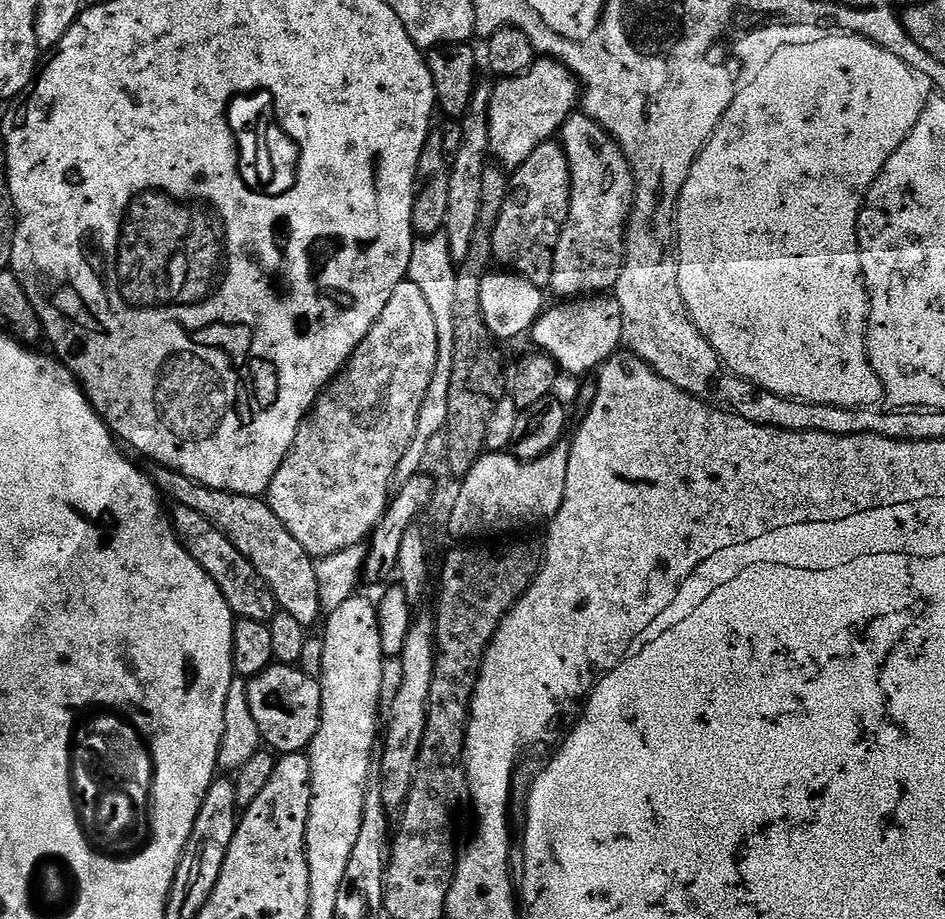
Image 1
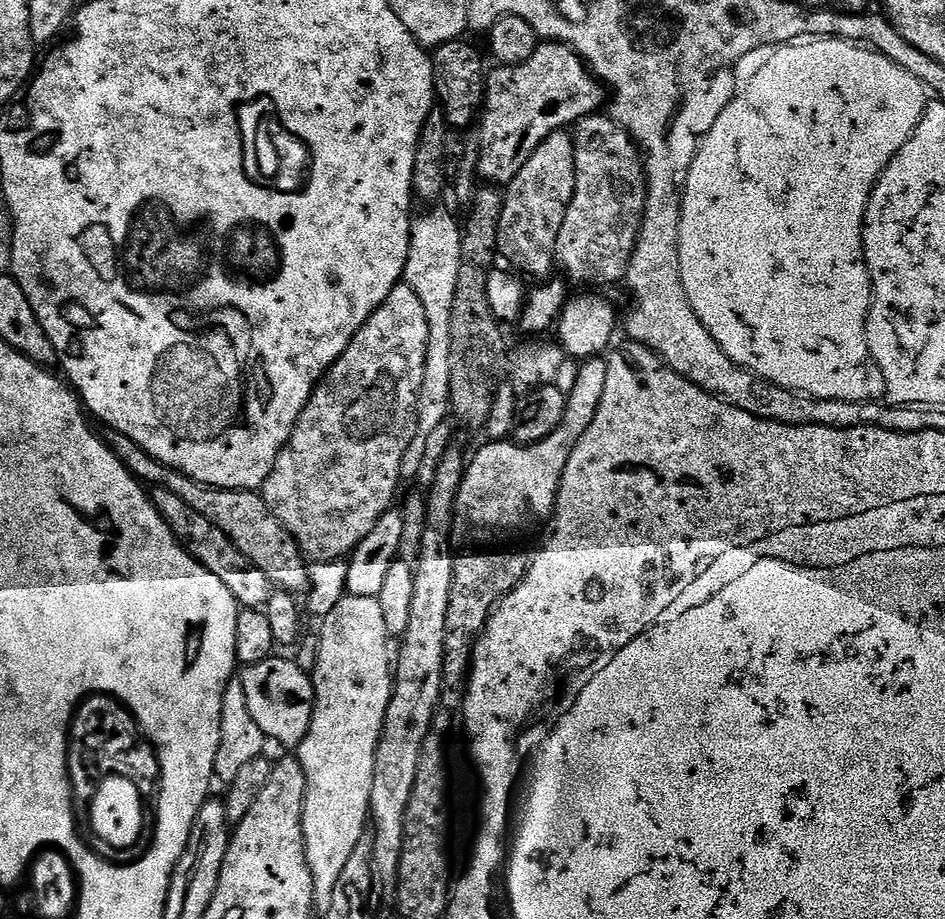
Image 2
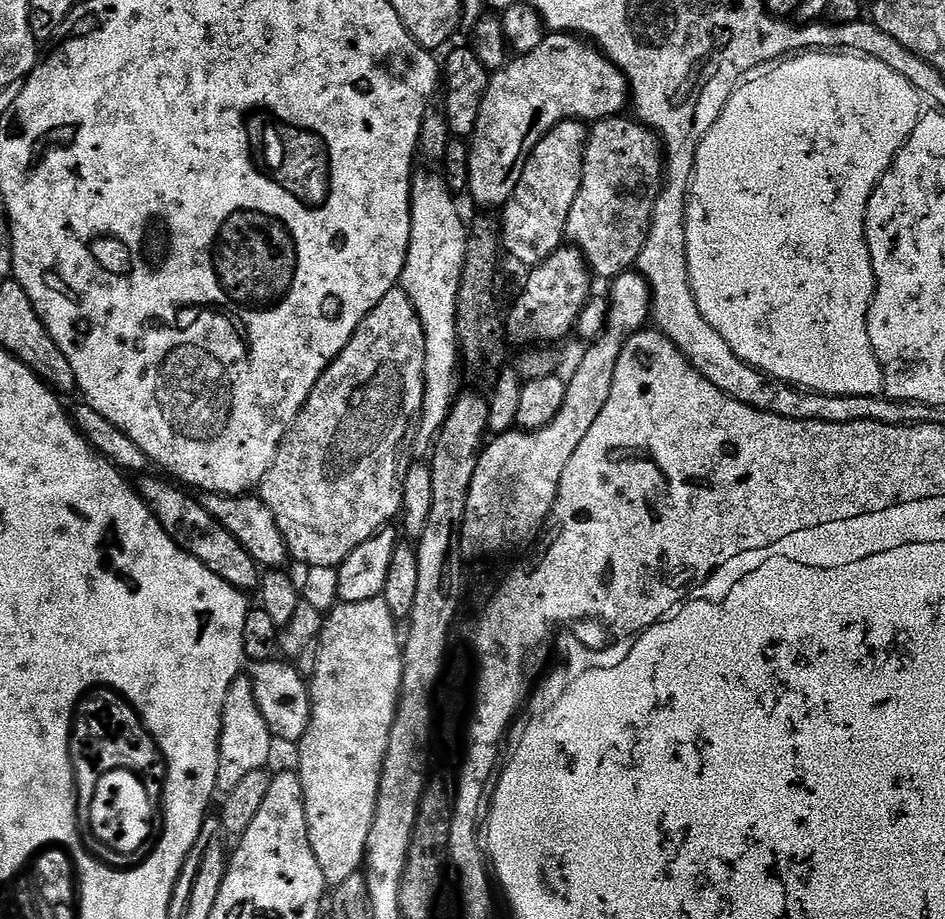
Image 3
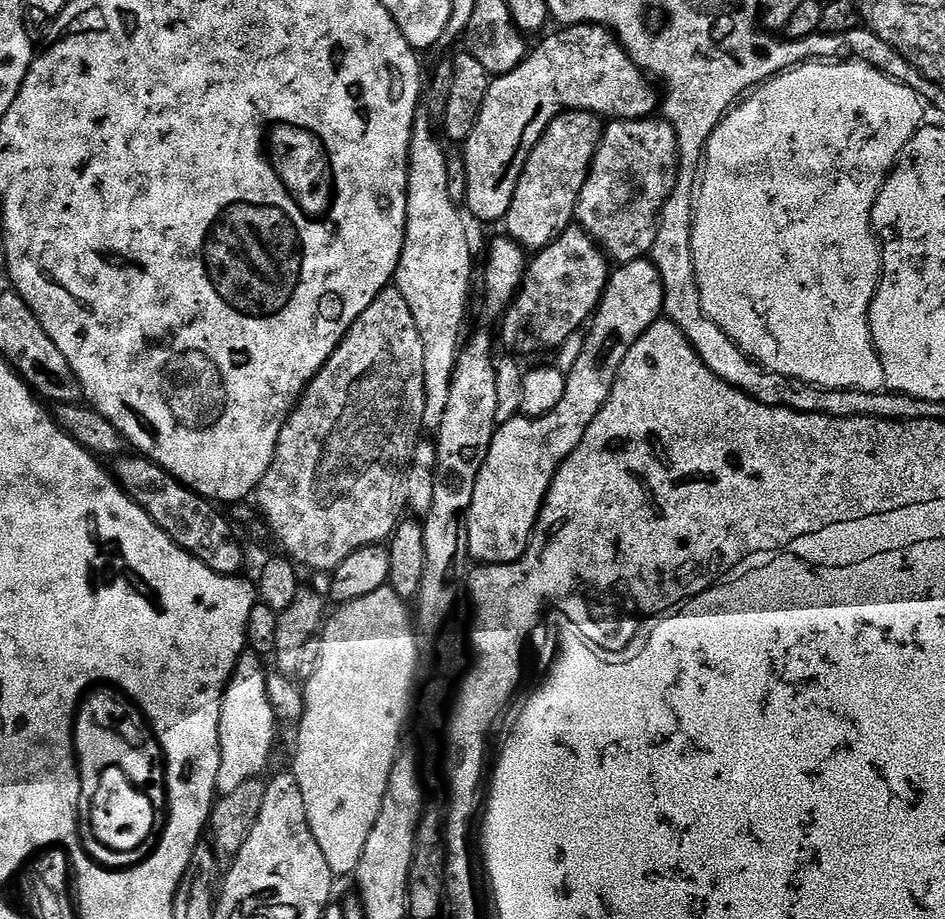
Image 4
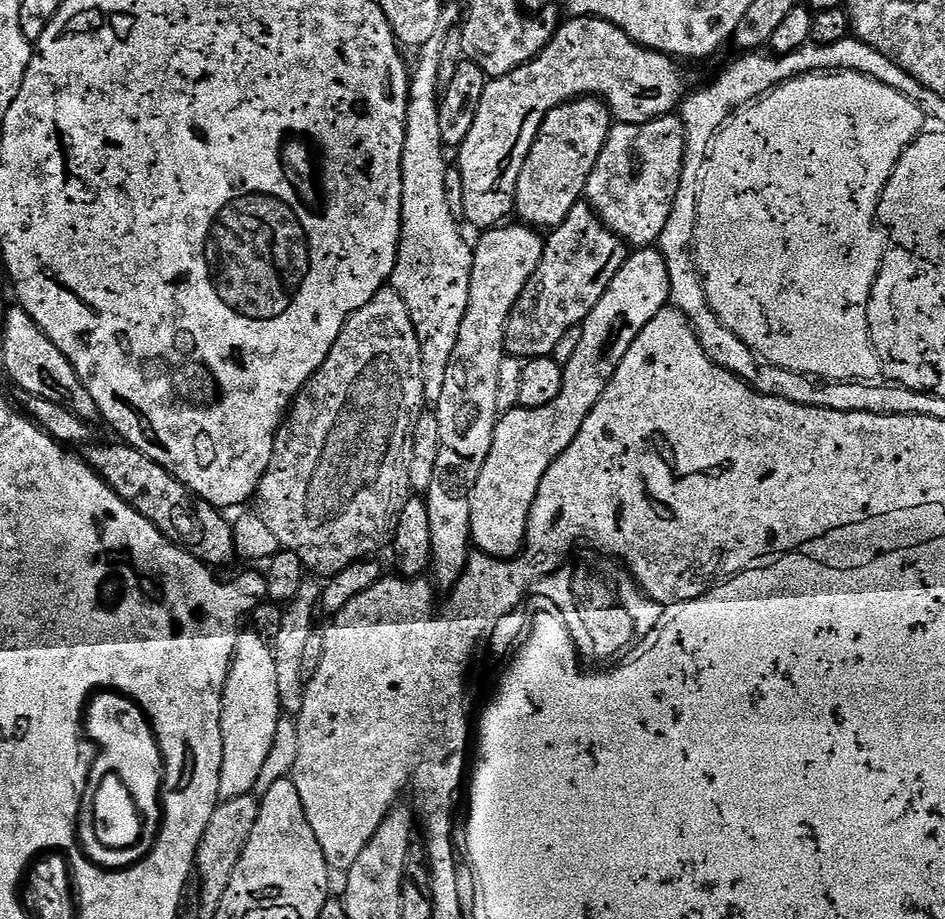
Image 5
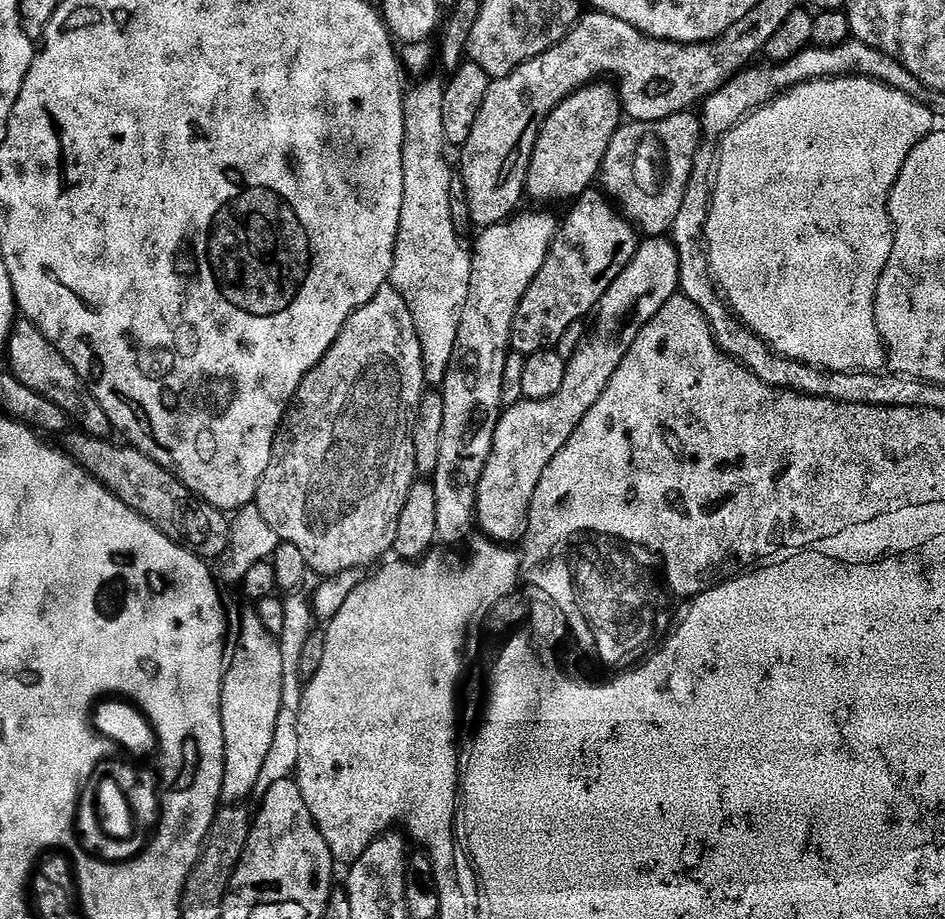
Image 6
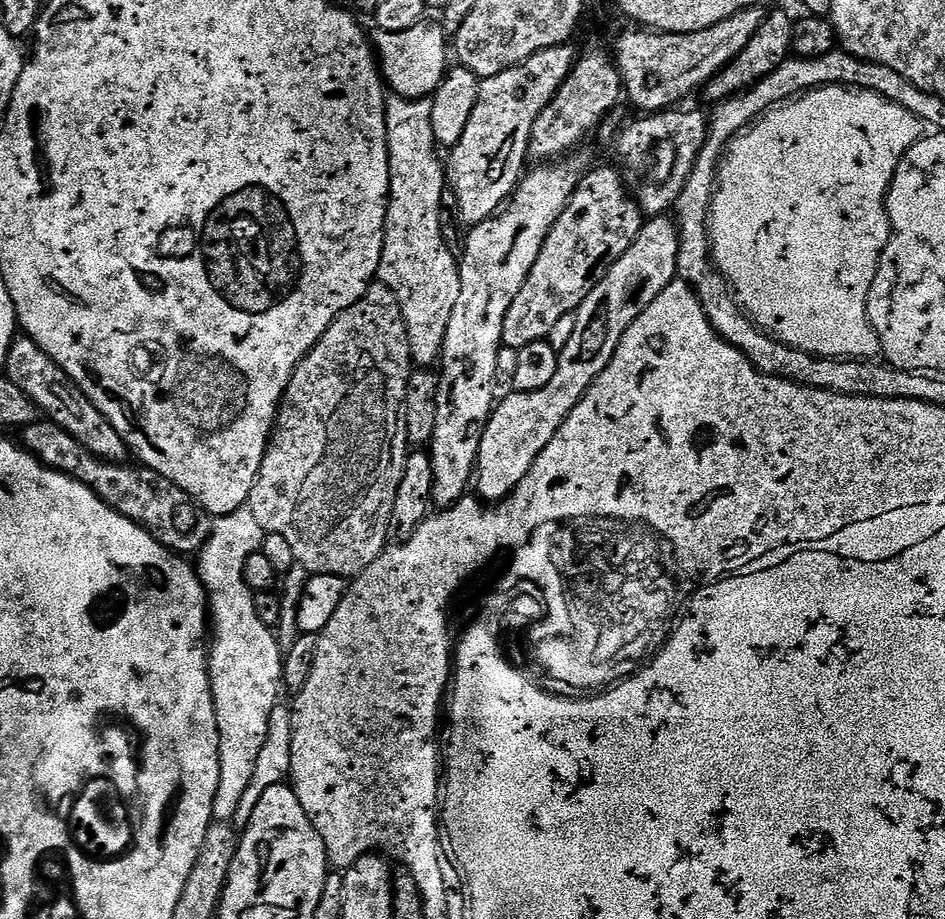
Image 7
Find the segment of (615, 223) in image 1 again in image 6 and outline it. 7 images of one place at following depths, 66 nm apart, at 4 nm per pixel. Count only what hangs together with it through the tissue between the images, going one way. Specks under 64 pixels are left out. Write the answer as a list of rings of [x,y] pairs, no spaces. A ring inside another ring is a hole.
[[[687,111],[658,122],[624,122],[614,138],[610,138],[606,158],[600,167],[599,183],[604,183],[603,191],[645,237],[671,233],[674,218],[678,218],[682,210],[688,185],[694,179],[692,167],[702,141],[702,120],[699,115],[692,115]]]

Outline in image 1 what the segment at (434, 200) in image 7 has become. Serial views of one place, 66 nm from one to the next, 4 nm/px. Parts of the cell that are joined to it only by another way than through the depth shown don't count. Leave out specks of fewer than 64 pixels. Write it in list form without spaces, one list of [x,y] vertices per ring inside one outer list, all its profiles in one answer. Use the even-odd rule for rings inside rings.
[[[437,234],[417,239],[413,243],[407,279],[412,280],[414,286],[418,286],[418,290],[422,290],[426,303],[430,305],[434,326],[438,330],[438,362],[430,378],[430,390],[426,390],[422,410],[418,410],[416,436],[410,442],[410,446],[406,446],[406,454],[402,454],[398,470],[394,470],[394,481],[397,485],[410,482],[410,478],[414,478],[423,469],[420,467],[428,456],[428,447],[436,435],[439,437],[443,433],[450,414],[450,370],[454,358],[454,282],[457,271],[457,265],[450,254],[447,236]]]

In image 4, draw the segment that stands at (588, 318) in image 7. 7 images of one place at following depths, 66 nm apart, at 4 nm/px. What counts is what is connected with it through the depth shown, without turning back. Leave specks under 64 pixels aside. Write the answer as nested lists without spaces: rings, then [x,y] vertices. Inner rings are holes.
[[[651,259],[619,265],[609,275],[608,285],[604,287],[600,307],[596,309],[584,338],[582,354],[578,354],[578,362],[574,362],[572,369],[566,373],[566,394],[562,394],[562,402],[558,402],[558,406],[554,406],[554,410],[550,410],[550,414],[545,416],[533,418],[519,414],[497,427],[496,433],[492,435],[490,450],[482,462],[478,482],[474,482],[474,498],[464,518],[468,531],[468,555],[477,565],[512,564],[525,556],[527,542],[538,522],[544,500],[548,497],[552,479],[564,465],[565,458],[580,445],[590,422],[594,422],[602,406],[606,406],[616,375],[630,346],[634,346],[634,342],[638,342],[638,338],[646,334],[650,325],[661,319],[663,310],[662,278]]]

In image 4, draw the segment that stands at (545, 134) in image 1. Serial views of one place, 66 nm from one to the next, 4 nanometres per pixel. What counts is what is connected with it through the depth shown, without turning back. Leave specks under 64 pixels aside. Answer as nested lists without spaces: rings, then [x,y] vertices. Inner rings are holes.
[[[573,24],[564,26],[559,29],[553,36],[548,36],[536,49],[529,51],[525,55],[523,62],[514,70],[507,72],[505,76],[497,76],[489,83],[488,93],[486,94],[486,102],[482,102],[482,110],[478,114],[478,122],[474,126],[474,130],[470,134],[470,138],[463,141],[464,148],[464,176],[468,179],[468,212],[467,215],[473,216],[476,220],[481,220],[484,224],[492,224],[503,221],[505,214],[510,210],[510,202],[514,198],[514,190],[518,186],[518,178],[522,174],[522,166],[526,166],[526,158],[530,154],[530,150],[534,150],[534,146],[538,142],[538,138],[542,138],[542,134],[546,130],[546,126],[550,126],[550,122],[554,118],[558,118],[563,112],[594,112],[599,113],[601,117],[613,120],[642,120],[653,115],[652,112],[658,108],[658,92],[648,85],[649,77],[640,71],[640,68],[626,54],[626,50],[616,41],[609,29],[598,24]]]

